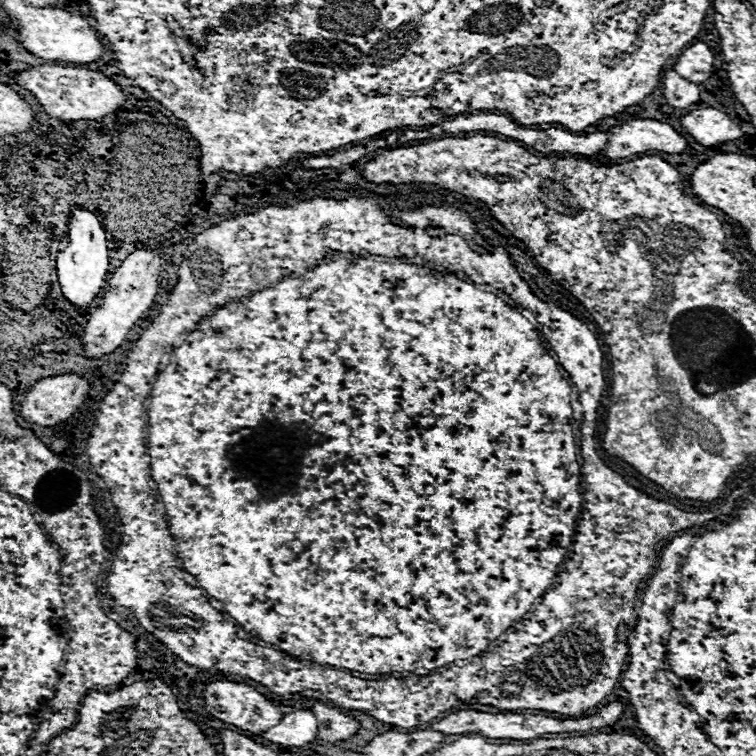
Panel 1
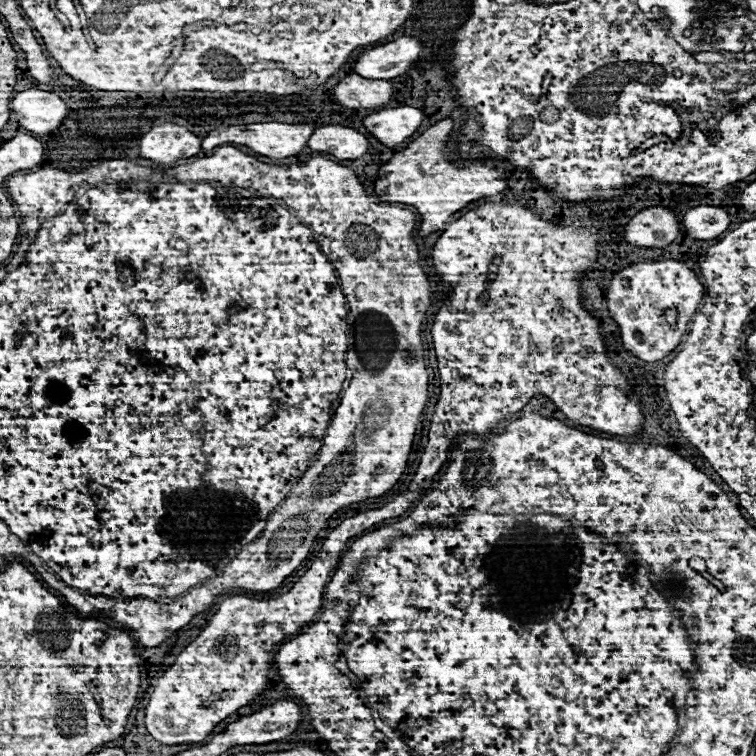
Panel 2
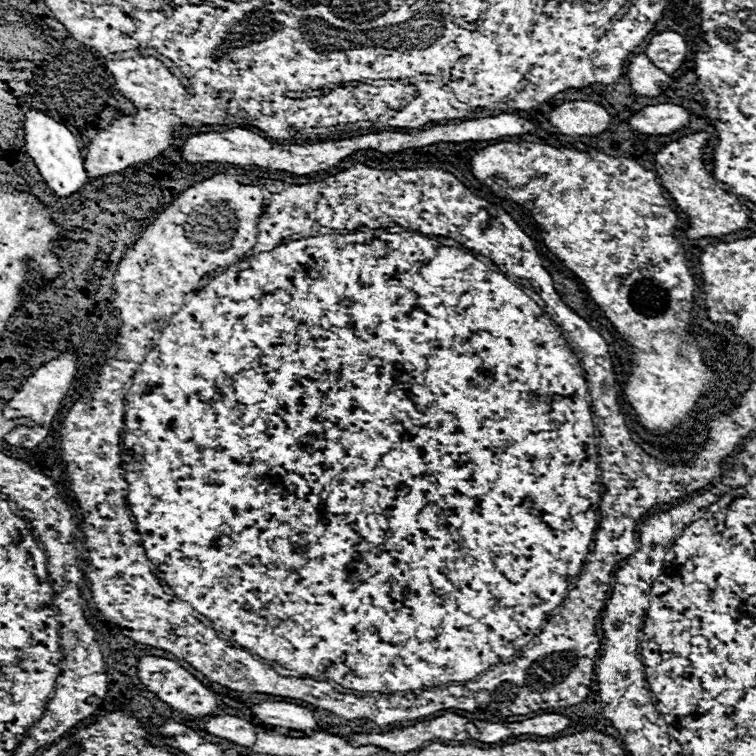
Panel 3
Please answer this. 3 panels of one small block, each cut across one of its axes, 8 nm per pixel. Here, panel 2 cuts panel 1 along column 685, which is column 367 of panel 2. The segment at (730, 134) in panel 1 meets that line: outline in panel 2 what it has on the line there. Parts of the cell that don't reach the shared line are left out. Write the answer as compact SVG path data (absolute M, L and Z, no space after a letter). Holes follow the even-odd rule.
M414 106L386 108L364 118L366 130L378 138L384 146L392 148L406 142L422 124L424 112Z

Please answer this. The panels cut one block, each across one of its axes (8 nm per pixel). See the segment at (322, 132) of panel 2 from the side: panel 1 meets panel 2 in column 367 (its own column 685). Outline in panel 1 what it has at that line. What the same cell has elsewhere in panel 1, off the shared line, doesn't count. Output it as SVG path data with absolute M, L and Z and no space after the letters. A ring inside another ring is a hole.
M630 120L608 130L608 144L602 150L602 156L616 160L648 150L682 154L686 148L686 138L670 124L658 120Z

